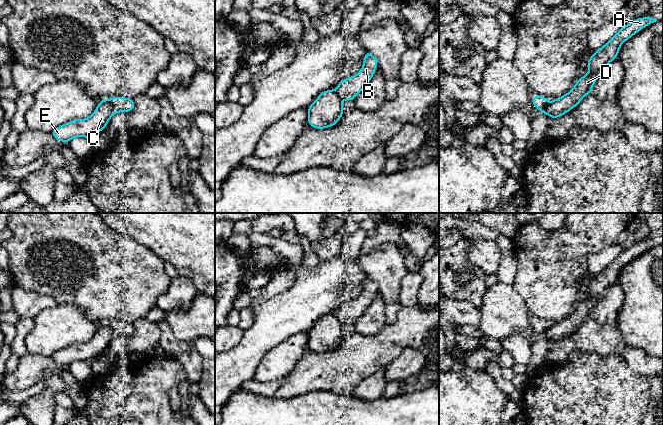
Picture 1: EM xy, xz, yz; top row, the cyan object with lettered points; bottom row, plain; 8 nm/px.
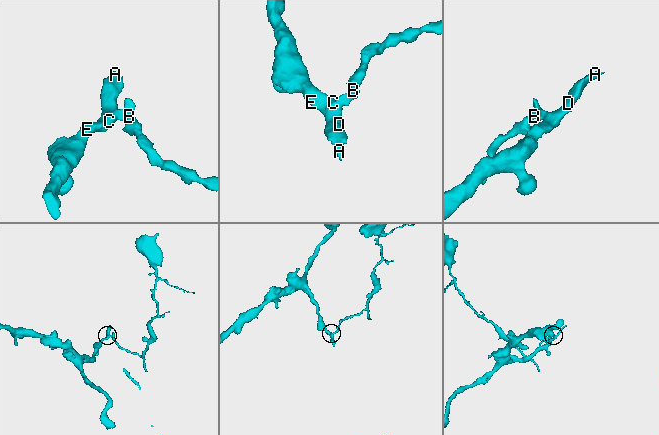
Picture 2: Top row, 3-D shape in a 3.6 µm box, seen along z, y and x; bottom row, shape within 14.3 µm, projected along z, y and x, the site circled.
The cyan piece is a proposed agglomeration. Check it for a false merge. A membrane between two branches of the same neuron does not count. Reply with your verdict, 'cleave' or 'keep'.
cleave

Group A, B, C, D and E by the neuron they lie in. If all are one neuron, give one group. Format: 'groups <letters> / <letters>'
groups A C D E / B

